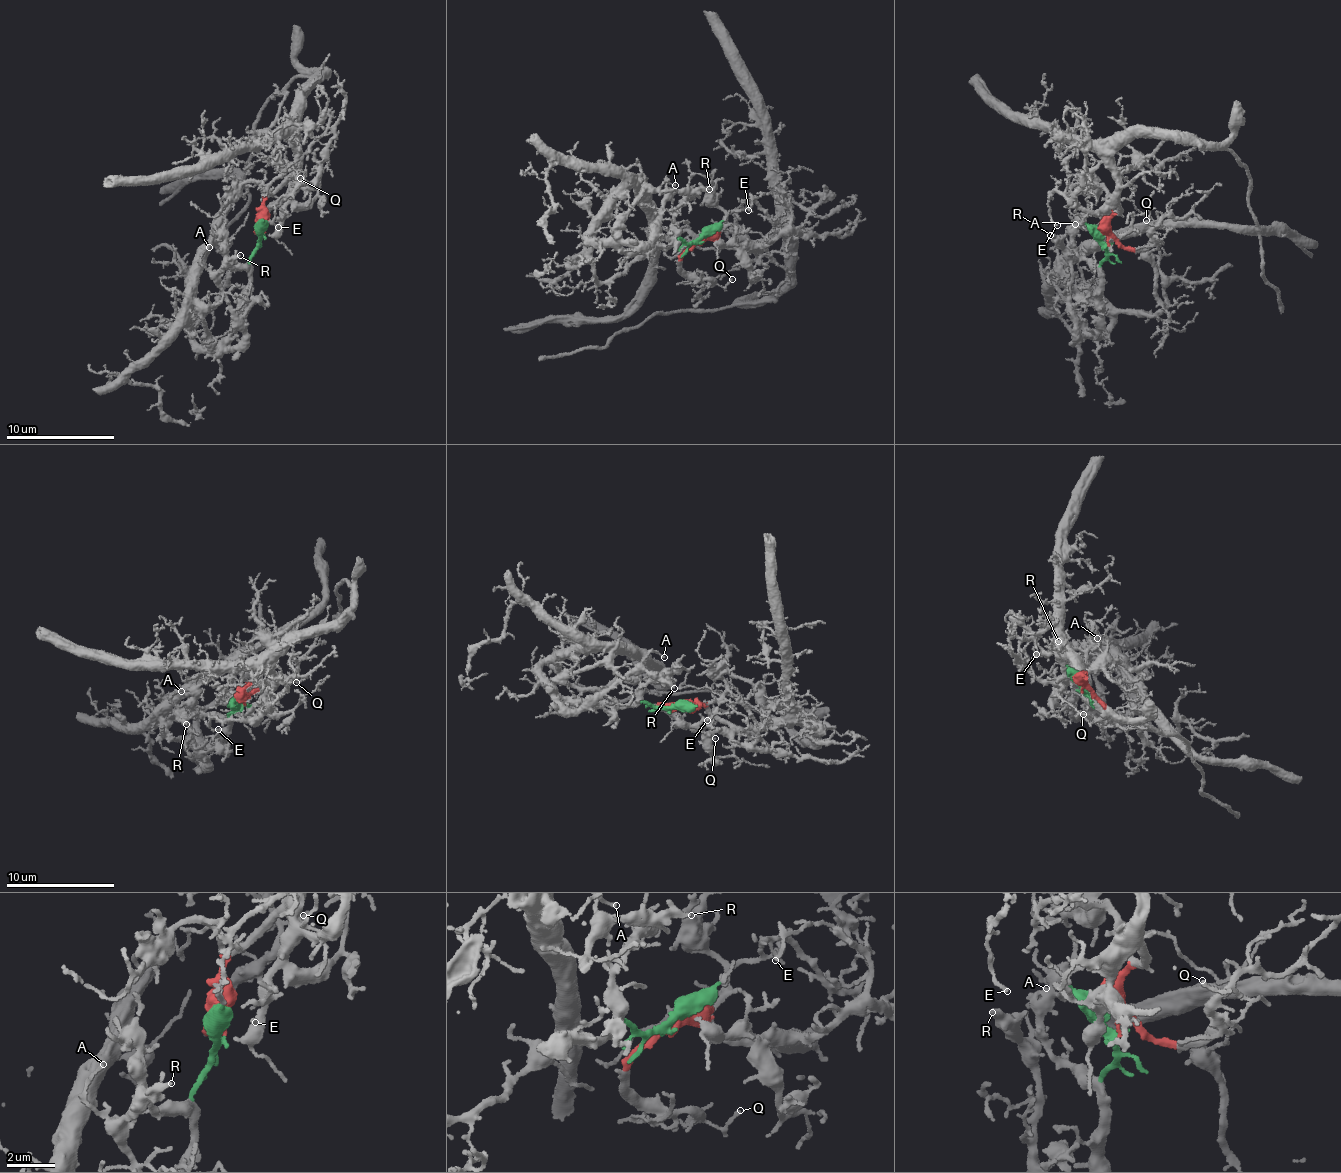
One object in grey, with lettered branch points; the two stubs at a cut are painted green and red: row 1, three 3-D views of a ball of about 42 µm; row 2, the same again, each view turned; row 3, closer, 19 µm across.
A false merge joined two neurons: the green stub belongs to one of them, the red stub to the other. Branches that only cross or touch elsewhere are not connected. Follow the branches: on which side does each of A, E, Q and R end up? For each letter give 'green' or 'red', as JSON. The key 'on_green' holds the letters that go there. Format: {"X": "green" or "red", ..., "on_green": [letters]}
{"A": "green", "E": "red", "Q": "red", "R": "green", "on_green": ["A", "R"]}

